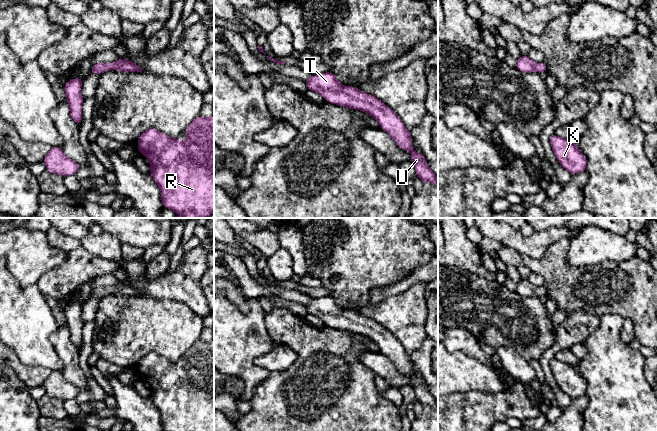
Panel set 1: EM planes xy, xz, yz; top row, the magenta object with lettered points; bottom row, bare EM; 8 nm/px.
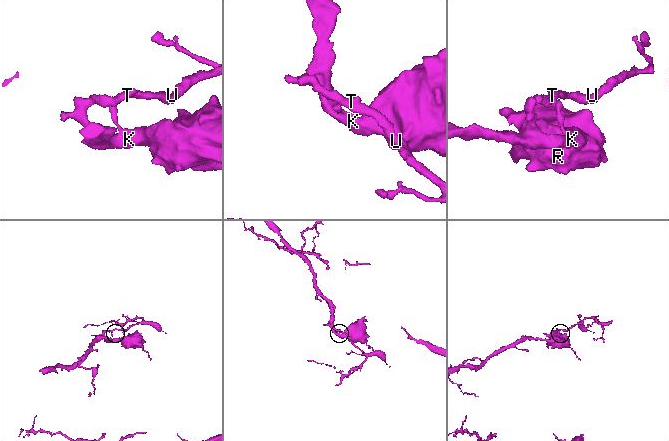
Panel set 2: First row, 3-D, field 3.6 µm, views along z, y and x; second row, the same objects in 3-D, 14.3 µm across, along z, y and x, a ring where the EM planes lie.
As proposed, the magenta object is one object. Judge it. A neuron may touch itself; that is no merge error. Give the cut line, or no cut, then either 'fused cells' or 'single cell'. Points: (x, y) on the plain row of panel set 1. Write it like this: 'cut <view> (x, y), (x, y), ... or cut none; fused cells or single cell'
cut none; single cell

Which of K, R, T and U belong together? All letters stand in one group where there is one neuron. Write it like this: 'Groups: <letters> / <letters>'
Groups: K R T U

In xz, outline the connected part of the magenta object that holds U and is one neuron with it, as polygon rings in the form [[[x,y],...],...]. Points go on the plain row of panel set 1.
[[[331,296],[313,299],[304,305],[309,314],[322,319],[325,325],[350,333],[361,334],[374,341],[380,348],[381,354],[387,356],[402,374],[412,378],[411,386],[415,391],[416,399],[422,406],[438,407],[438,402],[425,386],[424,379],[417,377],[412,372],[412,360],[403,345],[381,324],[354,310],[343,310],[336,299]]]

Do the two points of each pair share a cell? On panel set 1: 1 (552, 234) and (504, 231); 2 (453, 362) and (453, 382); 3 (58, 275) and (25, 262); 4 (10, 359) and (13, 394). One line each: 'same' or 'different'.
1: same
2: same
3: different
4: different

